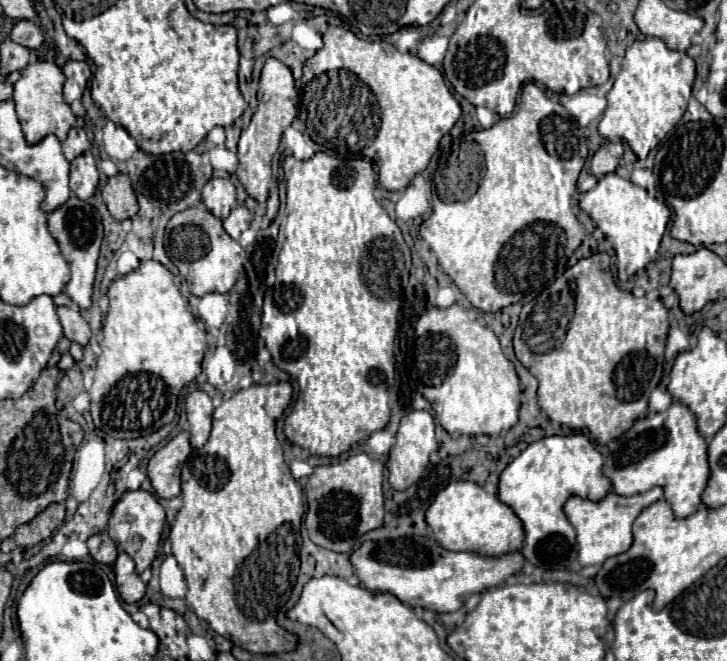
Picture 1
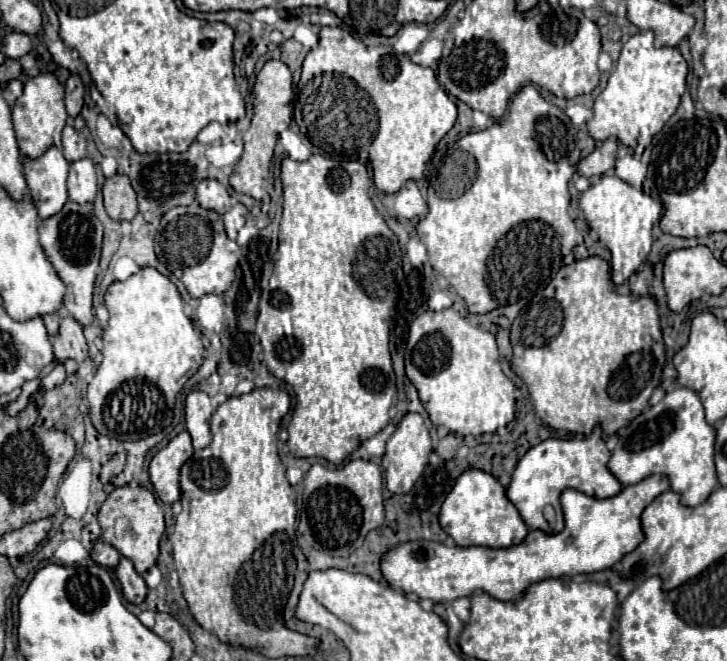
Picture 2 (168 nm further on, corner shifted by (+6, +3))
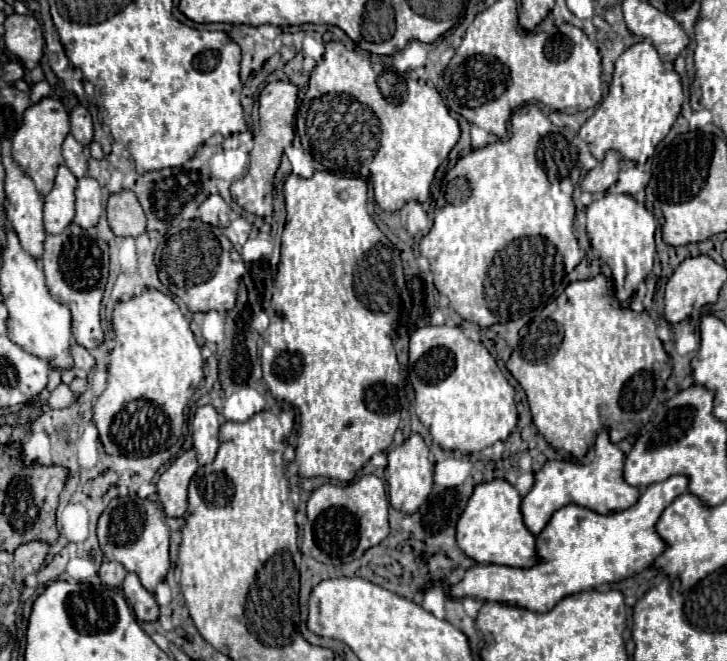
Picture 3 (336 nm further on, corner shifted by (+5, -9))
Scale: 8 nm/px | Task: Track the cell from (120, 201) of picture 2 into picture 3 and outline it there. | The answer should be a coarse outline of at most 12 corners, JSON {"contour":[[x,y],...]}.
{"contour":[[131,190],[109,196],[117,236],[145,232],[145,212]]}

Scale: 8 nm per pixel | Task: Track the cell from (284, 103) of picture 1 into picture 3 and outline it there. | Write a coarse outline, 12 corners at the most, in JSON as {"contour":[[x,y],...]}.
{"contour":[[269,82],[259,94],[251,164],[233,200],[273,213],[273,179],[291,144],[297,86]]}

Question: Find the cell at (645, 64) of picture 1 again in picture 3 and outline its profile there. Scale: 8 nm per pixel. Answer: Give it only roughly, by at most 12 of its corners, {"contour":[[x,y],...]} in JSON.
{"contour":[[651,42],[615,62],[581,126],[589,152],[645,164],[675,124],[683,84]]}

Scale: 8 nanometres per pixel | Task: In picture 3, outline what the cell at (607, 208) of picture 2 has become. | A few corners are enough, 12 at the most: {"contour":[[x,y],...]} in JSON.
{"contour":[[605,192],[585,216],[594,254],[627,302],[653,268],[657,218]]}

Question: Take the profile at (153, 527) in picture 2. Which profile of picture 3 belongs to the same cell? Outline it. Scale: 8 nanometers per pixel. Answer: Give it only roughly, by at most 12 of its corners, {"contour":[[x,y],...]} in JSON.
{"contour":[[115,498],[99,518],[107,560],[153,592],[169,570],[161,504]]}

